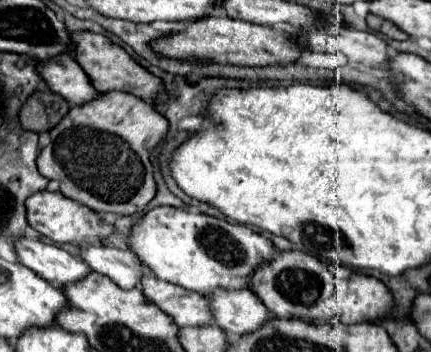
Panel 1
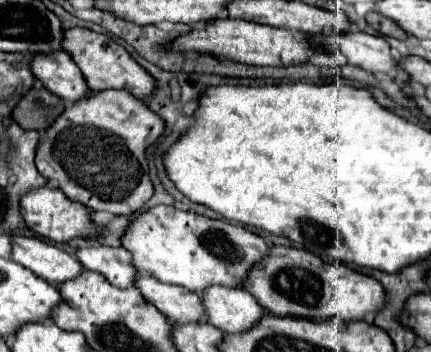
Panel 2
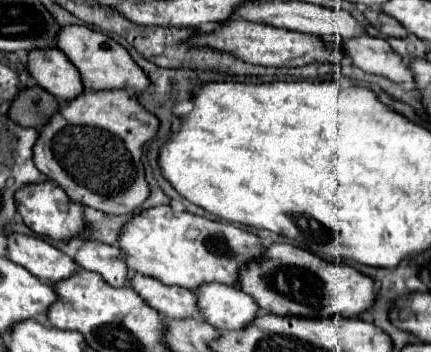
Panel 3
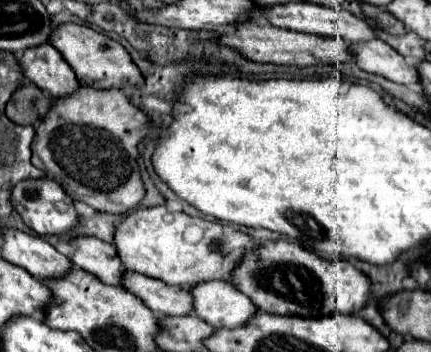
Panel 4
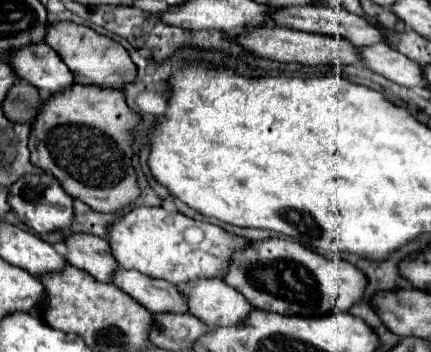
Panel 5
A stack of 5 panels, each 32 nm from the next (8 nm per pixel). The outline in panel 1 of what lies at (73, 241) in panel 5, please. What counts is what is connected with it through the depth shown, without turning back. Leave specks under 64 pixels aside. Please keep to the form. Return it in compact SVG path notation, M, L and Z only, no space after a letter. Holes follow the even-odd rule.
M102 244L82 248L80 258L84 260L84 264L88 264L88 268L108 276L124 290L136 288L140 284L140 278L148 272L146 268L140 268L136 256L130 250L108 248Z

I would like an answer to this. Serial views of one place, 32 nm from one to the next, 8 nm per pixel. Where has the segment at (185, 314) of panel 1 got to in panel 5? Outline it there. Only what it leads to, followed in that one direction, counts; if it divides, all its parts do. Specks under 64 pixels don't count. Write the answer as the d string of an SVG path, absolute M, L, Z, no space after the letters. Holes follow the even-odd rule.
M118 268L112 276L112 284L128 296L136 298L136 302L152 314L188 312L184 296L176 290L174 284L168 284L166 280L156 280L136 270Z

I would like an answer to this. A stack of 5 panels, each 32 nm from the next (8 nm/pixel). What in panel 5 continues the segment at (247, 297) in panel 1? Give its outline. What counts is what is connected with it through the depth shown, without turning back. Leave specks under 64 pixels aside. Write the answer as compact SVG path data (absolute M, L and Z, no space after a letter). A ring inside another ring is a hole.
M196 278L190 284L182 284L180 292L188 298L188 312L208 324L210 328L216 326L234 326L240 324L252 310L252 306L246 302L246 298L240 292L234 292L234 288L226 286L220 278Z

